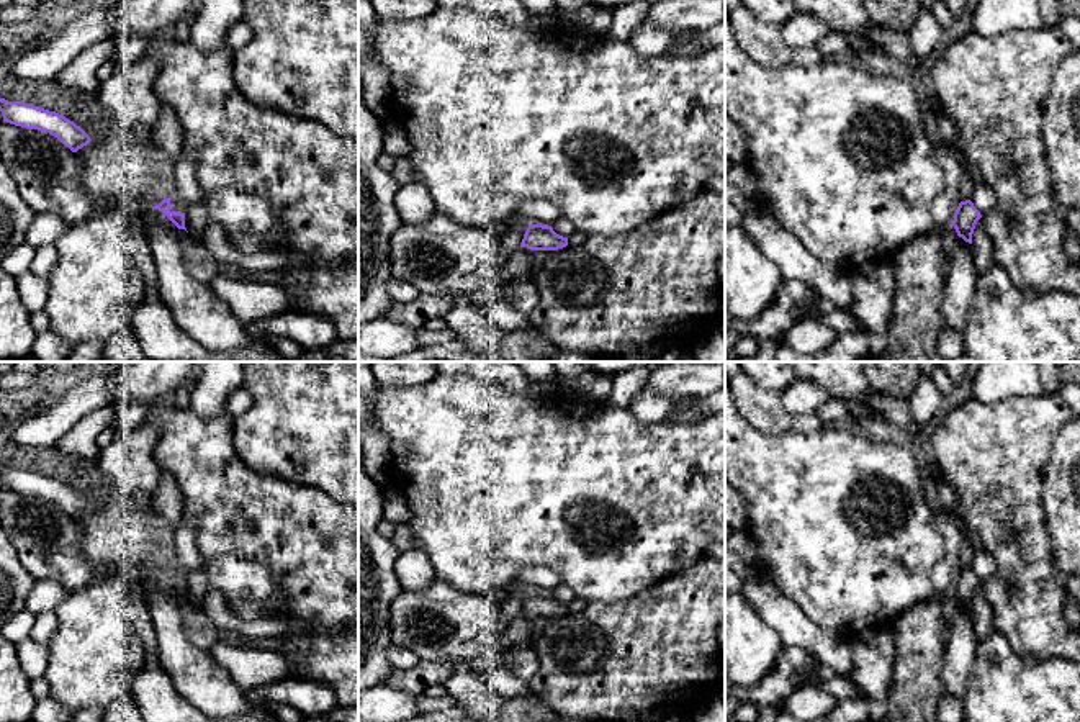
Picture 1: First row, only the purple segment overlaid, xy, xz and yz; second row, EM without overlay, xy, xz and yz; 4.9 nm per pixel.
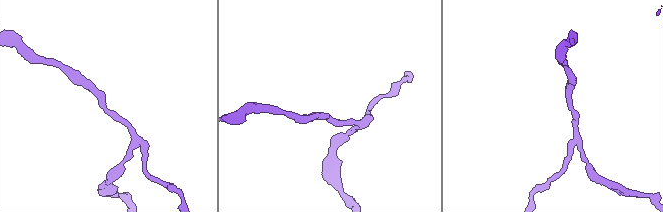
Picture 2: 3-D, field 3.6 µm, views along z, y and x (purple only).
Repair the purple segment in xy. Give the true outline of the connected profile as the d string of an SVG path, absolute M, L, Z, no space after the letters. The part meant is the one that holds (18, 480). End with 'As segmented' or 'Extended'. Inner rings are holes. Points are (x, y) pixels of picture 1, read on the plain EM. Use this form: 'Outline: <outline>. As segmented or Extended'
Outline: M0 465L0 478L7 490L49 499L72 519L90 509L90 503L80 493L56 478L5 465Z. As segmented

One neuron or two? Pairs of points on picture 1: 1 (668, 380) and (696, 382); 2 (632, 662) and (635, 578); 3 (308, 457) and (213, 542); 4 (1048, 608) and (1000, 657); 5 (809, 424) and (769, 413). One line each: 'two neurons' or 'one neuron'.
1: one neuron
2: two neurons
3: two neurons
4: two neurons
5: two neurons

